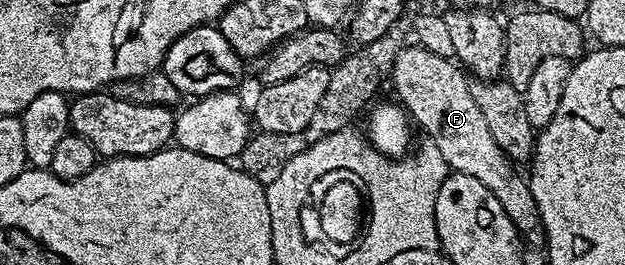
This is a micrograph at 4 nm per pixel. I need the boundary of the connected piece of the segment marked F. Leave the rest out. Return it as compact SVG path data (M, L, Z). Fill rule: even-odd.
M406 44L395 56L392 86L397 93L396 101L416 125L418 122L425 129L424 137L443 152L450 171L475 176L503 204L503 212L515 224L518 235L530 247L540 247L545 241L545 231L541 229L535 196L531 196L528 181L513 171L514 163L491 138L490 129L469 91L466 71L453 58L435 56L422 46Z

